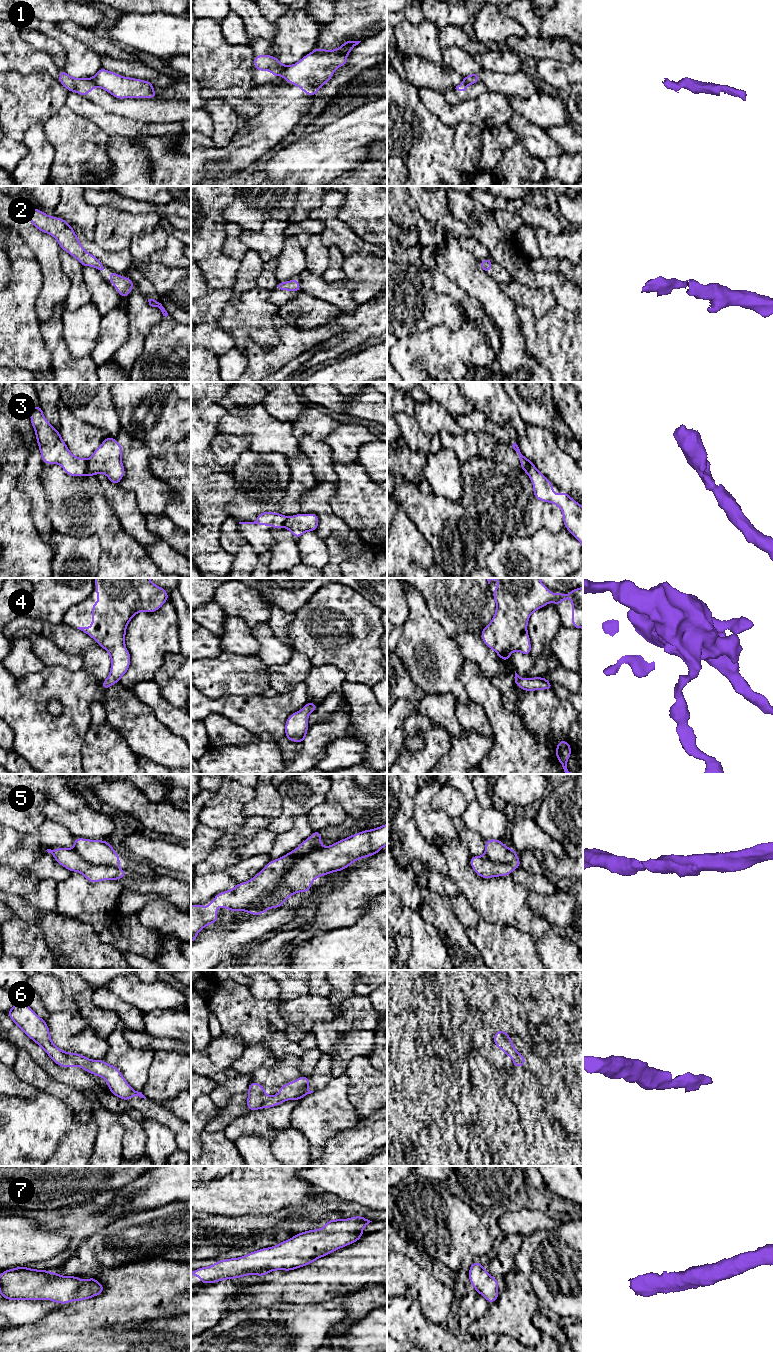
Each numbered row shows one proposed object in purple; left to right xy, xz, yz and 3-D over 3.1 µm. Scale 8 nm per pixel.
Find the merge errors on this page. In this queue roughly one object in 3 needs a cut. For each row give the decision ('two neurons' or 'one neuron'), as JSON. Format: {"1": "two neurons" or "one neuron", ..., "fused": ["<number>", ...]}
{"1": "two neurons", "2": "one neuron", "3": "two neurons", "4": "one neuron", "5": "two neurons", "6": "one neuron", "7": "one neuron", "fused": ["1", "3", "5"]}

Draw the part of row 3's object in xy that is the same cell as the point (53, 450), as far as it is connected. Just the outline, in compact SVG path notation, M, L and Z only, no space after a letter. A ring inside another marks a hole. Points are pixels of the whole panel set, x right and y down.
M41 406L30 408L30 420L43 464L60 464L64 472L71 477L86 475L88 461L69 451L60 433L44 417Z

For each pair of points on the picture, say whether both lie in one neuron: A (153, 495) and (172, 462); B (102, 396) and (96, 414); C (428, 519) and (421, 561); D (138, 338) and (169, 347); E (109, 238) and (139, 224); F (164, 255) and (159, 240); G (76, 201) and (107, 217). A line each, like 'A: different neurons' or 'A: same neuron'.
A: different neurons
B: same neuron
C: different neurons
D: different neurons
E: same neuron
F: different neurons
G: different neurons

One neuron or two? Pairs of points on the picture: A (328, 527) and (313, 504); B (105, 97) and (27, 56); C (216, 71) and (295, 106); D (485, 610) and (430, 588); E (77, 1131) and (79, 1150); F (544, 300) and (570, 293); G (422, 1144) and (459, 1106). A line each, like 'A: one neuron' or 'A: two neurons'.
A: one neuron
B: one neuron
C: two neurons
D: one neuron
E: one neuron
F: two neurons
G: two neurons

